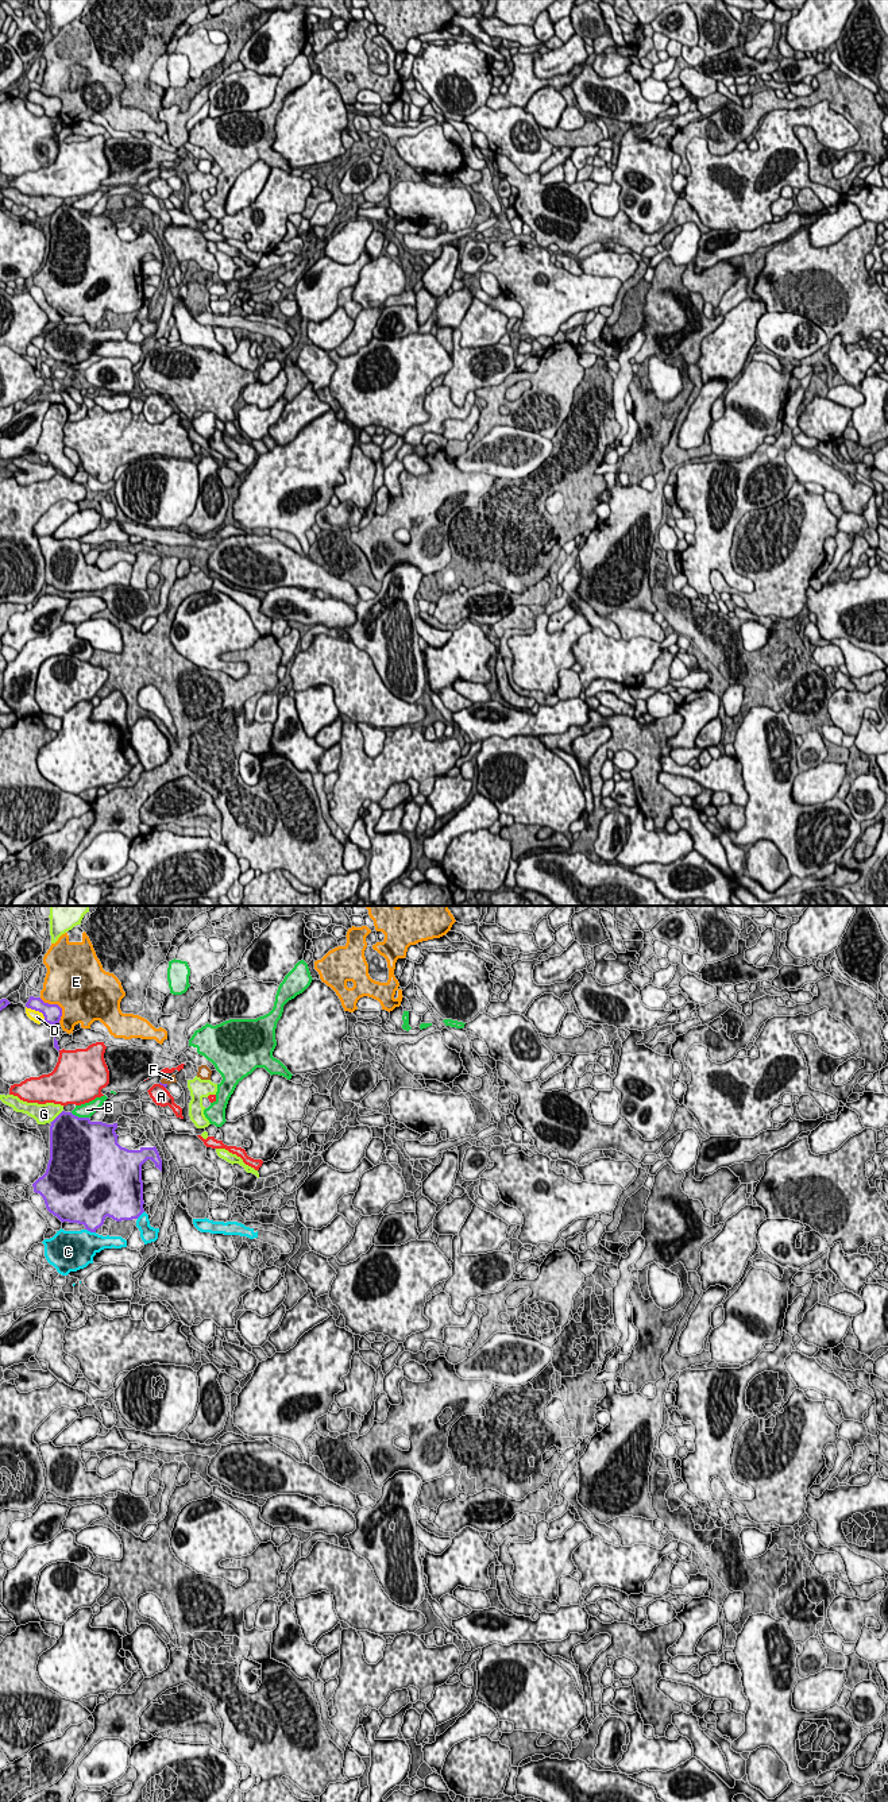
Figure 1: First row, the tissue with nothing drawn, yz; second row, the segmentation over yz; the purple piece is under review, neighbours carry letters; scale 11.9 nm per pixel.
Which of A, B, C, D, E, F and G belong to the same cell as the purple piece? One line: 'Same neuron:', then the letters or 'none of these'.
Same neuron: F

